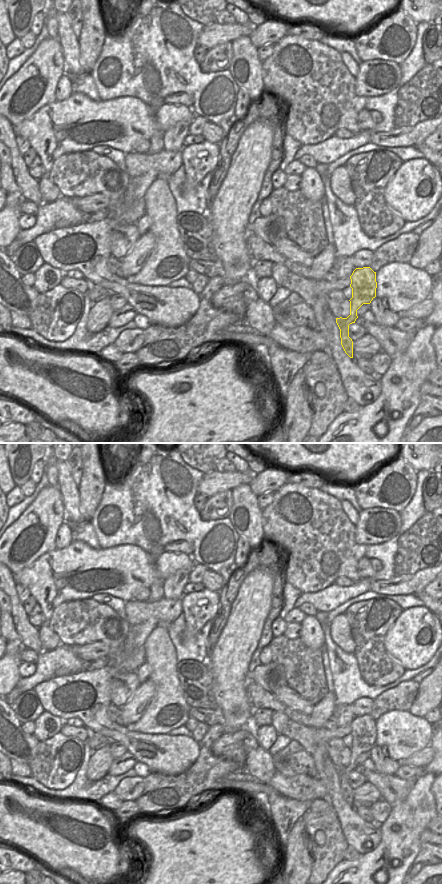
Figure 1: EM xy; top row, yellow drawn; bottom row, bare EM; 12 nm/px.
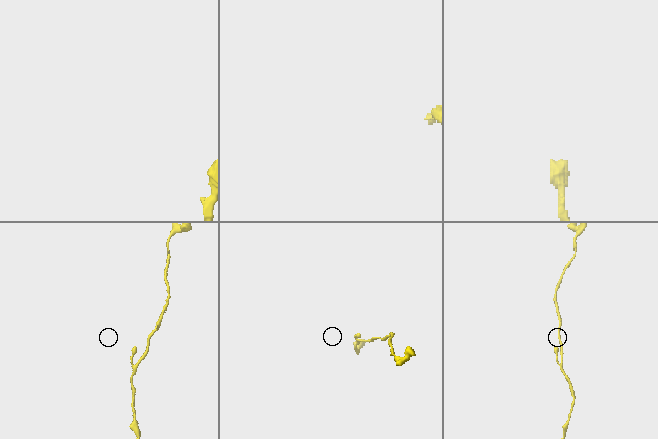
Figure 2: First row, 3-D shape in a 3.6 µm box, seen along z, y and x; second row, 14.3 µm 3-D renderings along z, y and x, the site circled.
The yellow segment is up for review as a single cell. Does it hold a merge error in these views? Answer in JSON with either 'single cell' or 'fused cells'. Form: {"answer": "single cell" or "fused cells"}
{"answer": "single cell"}

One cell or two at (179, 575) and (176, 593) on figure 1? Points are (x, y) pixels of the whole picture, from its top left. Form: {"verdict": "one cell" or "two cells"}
{"verdict": "one cell"}

